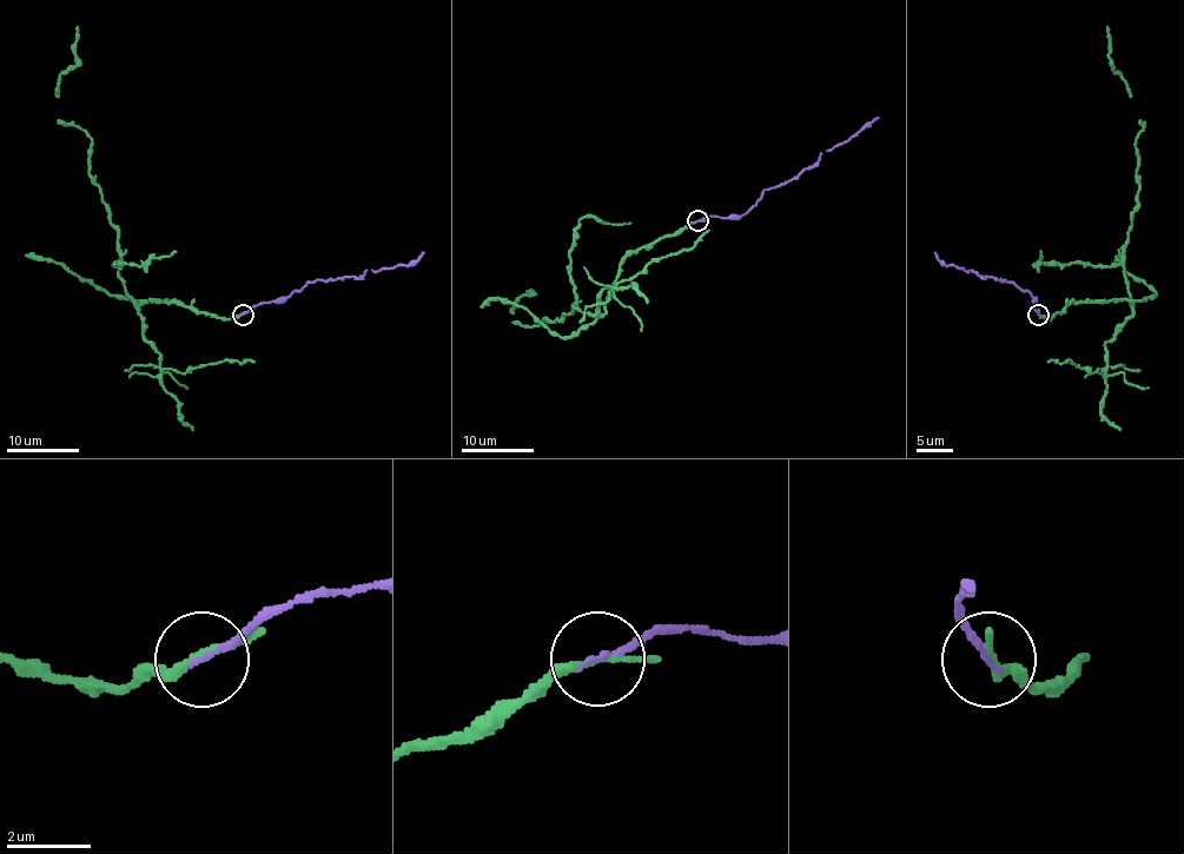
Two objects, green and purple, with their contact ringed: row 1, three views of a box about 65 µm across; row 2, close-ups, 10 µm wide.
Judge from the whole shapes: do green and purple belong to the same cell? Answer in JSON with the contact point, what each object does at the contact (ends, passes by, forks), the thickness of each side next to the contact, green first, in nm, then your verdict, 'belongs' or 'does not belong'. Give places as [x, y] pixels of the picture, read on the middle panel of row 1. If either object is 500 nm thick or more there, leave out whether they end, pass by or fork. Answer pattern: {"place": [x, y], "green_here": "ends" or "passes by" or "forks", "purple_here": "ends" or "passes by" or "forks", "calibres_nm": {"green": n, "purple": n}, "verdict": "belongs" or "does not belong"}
{"place": [698, 220], "green_here": "passes by", "purple_here": "ends", "calibres_nm": {"green": 170, "purple": 180}, "verdict": "does not belong"}

